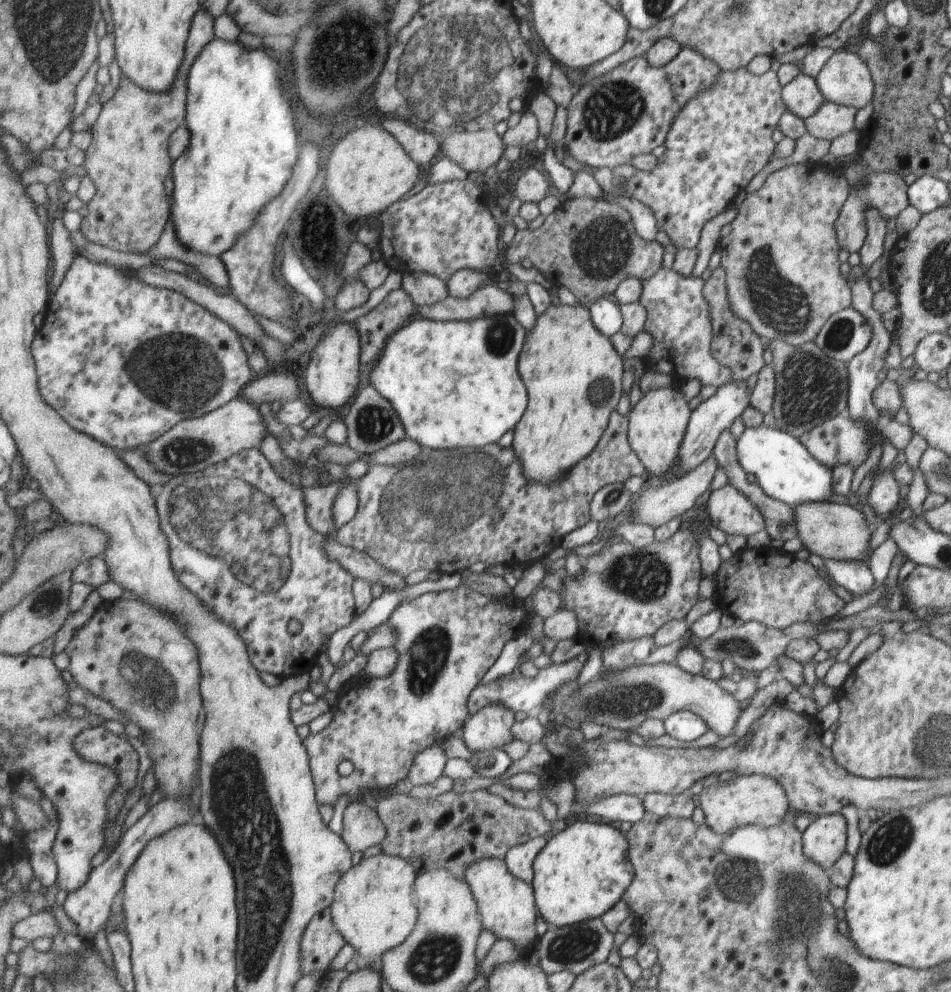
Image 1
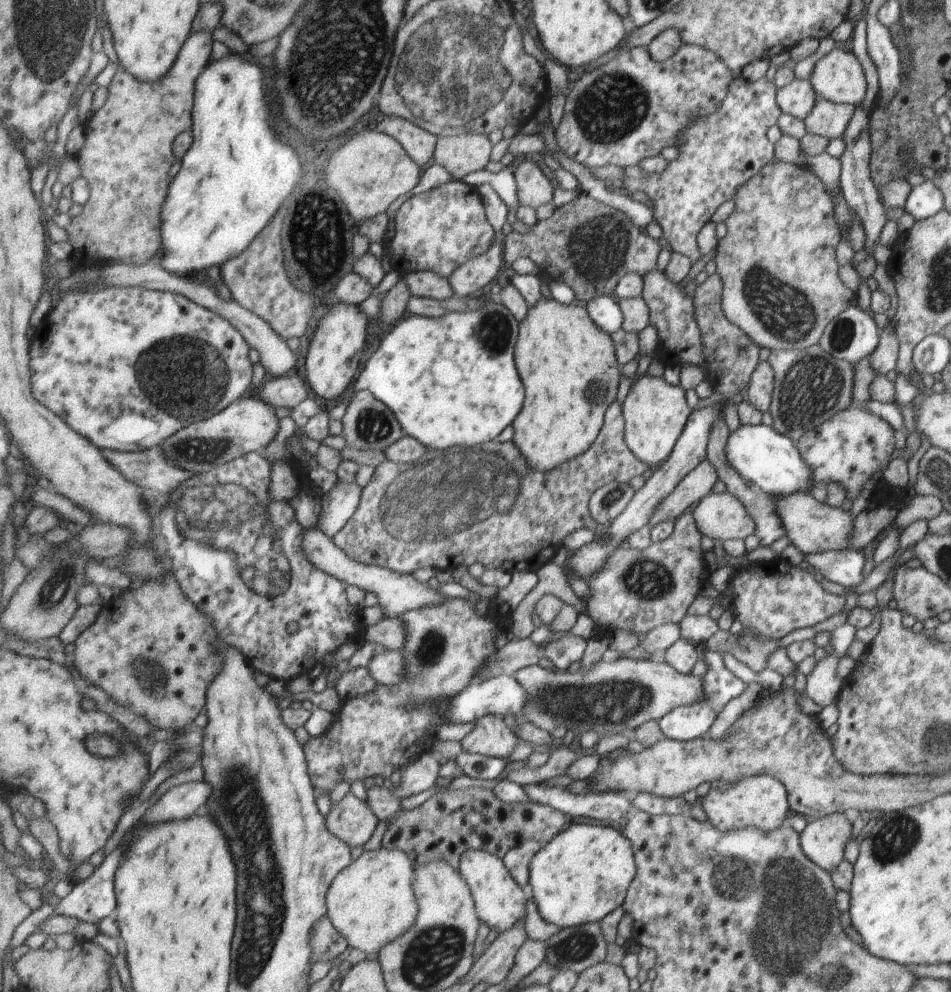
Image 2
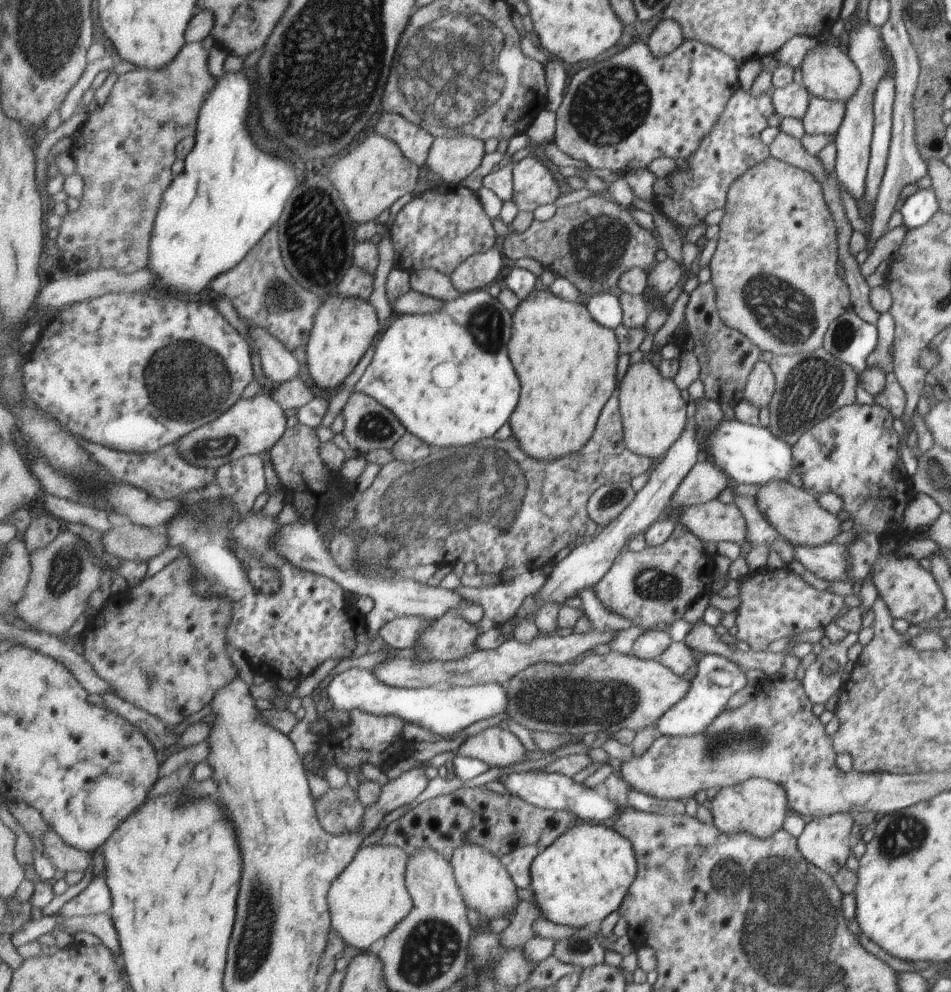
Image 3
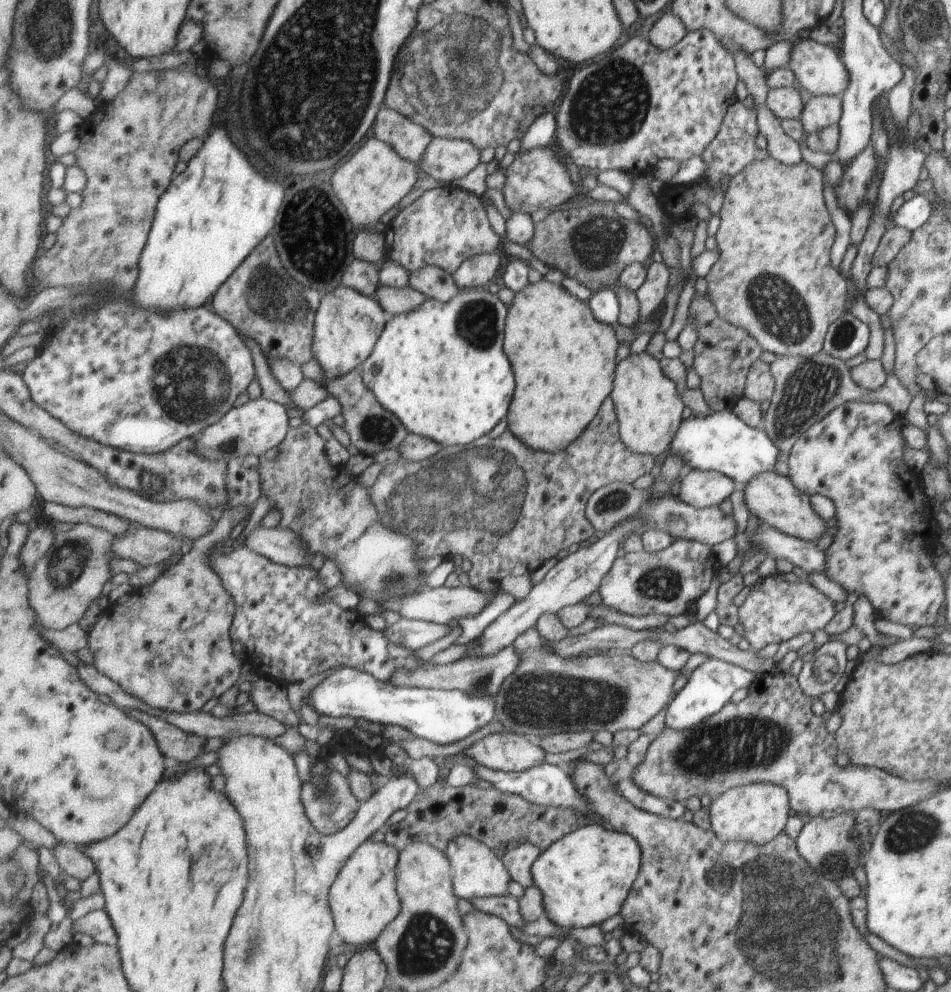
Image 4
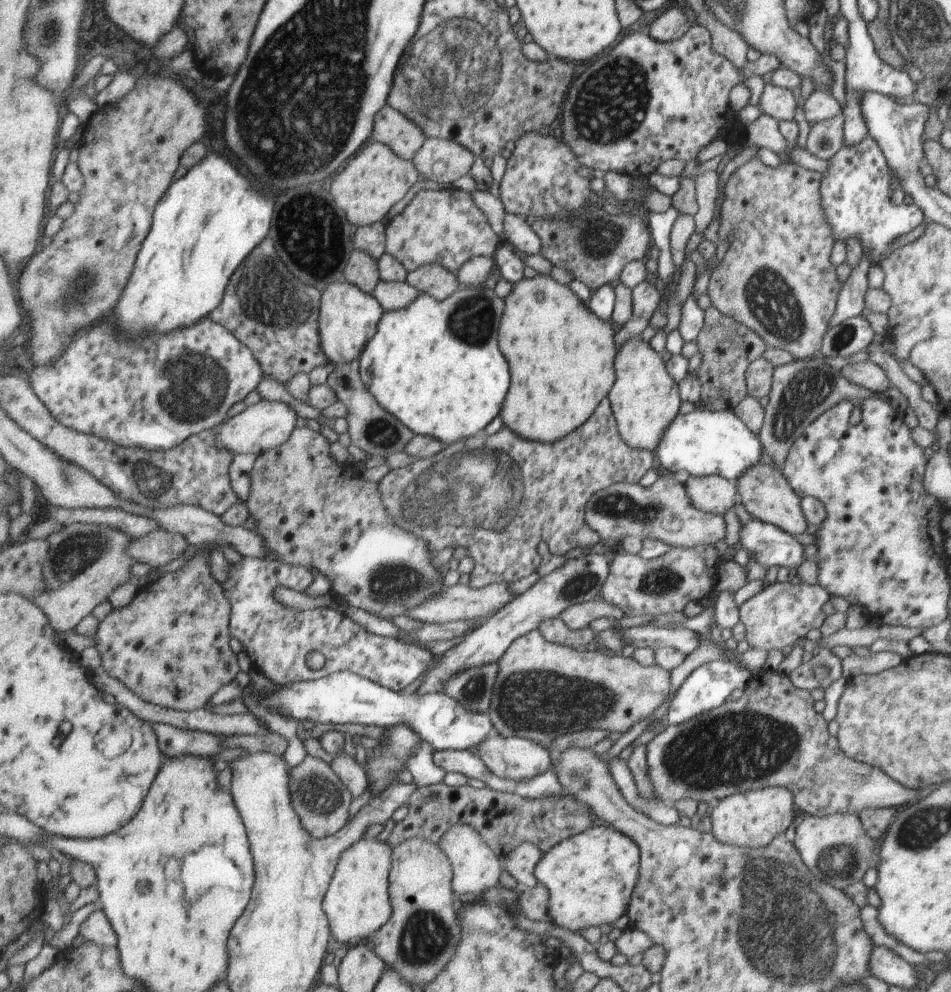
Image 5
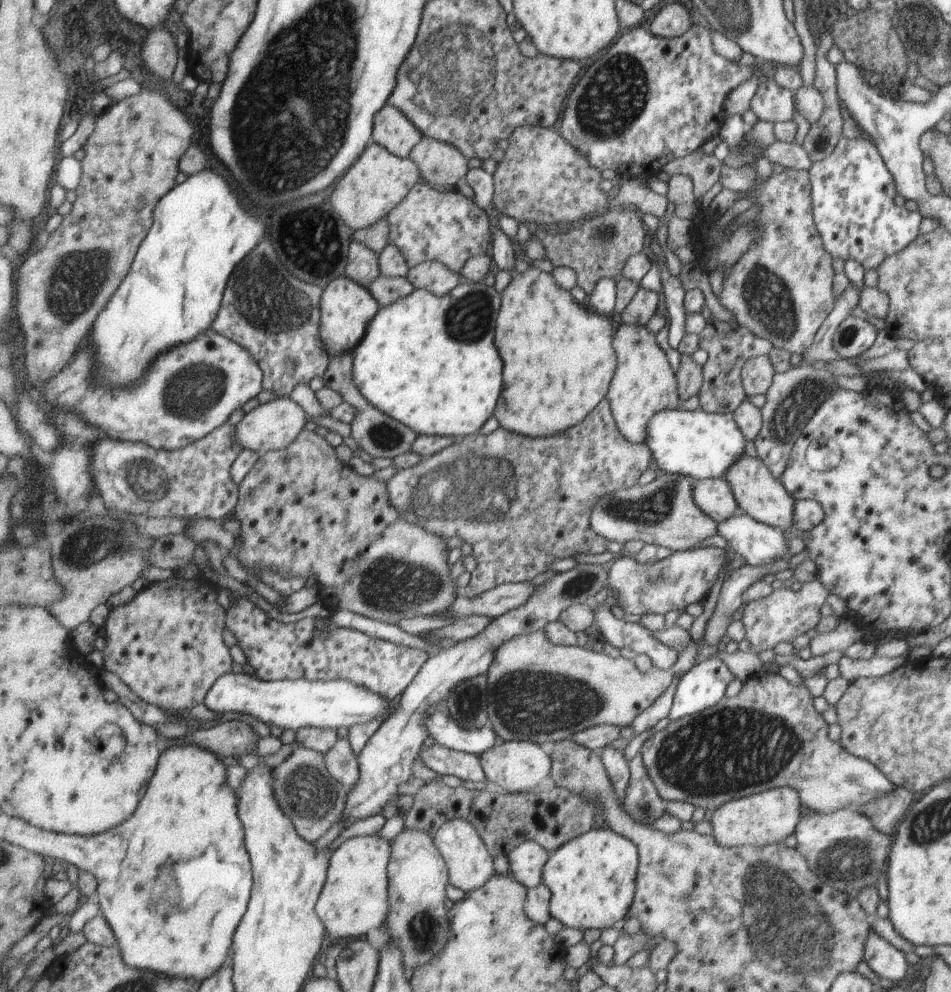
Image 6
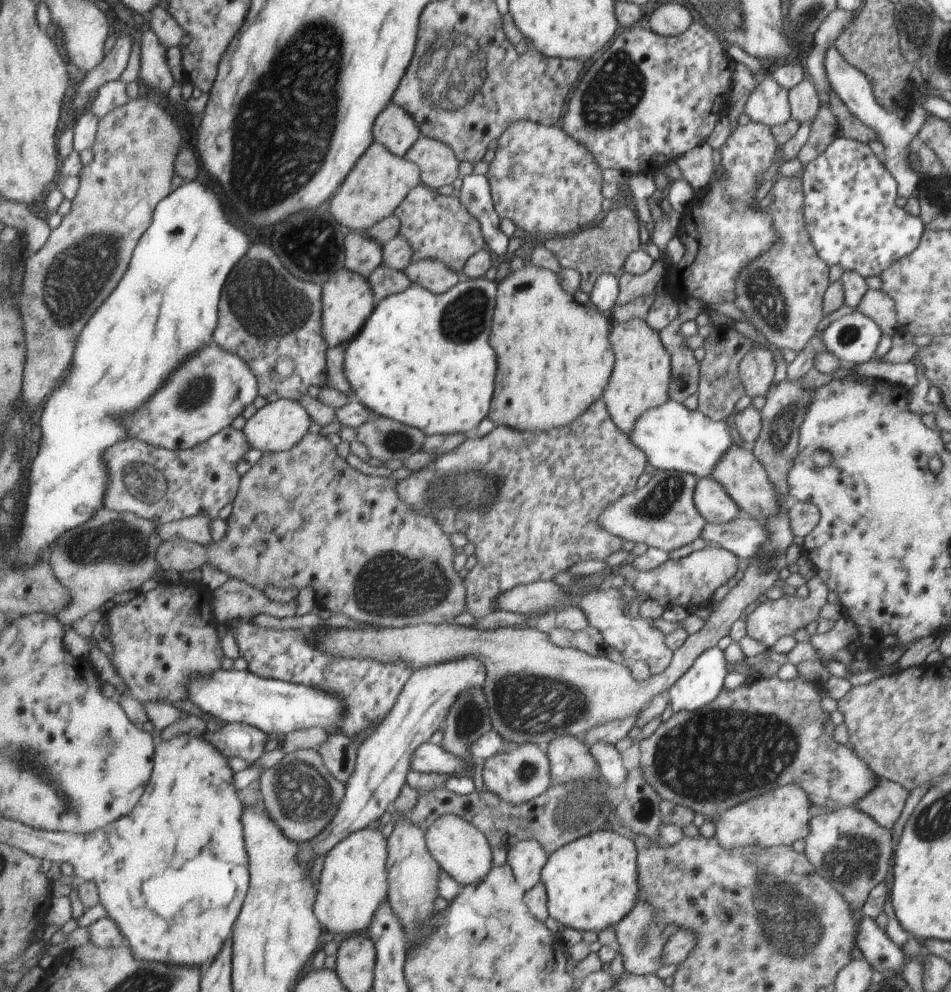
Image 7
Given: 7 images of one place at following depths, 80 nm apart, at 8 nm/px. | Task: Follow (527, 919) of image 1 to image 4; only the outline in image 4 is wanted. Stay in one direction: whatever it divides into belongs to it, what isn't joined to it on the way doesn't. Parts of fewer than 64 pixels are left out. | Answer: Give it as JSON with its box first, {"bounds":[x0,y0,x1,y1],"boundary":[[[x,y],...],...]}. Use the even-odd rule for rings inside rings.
{"bounds":[445,835,512,900],"boundary":[[[457,835],[450,840],[445,853],[450,857],[453,865],[454,889],[458,898],[469,900],[470,898],[481,898],[481,896],[507,894],[512,876],[502,857],[488,844],[471,835]]]}

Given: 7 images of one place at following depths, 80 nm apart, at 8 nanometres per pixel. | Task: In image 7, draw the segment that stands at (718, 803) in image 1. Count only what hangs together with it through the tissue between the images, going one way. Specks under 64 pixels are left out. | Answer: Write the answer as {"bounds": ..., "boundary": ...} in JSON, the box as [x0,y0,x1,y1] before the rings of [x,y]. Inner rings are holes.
{"bounds":[713,784,810,848],"boundary":[[[795,784],[775,788],[763,796],[757,796],[728,808],[713,819],[715,832],[713,838],[723,848],[743,847],[769,848],[790,846],[797,840],[803,840],[810,831],[809,798],[807,792]]]}

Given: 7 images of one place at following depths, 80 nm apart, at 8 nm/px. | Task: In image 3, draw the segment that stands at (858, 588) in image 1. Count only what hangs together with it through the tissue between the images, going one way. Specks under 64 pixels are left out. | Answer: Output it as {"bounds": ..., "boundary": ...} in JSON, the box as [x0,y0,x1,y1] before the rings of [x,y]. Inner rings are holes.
{"bounds":[793,543,848,580],"boundary":[[[825,543],[819,546],[793,545],[793,558],[821,580],[848,580],[846,562],[848,555],[844,546]]]}

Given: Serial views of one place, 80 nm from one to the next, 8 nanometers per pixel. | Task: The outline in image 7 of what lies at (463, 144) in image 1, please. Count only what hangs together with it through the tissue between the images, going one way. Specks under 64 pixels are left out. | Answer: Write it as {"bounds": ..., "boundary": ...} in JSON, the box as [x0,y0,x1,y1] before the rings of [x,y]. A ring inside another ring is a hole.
{"bounds":[405,135,460,189],"boundary":[[[422,135],[405,157],[420,166],[423,184],[436,189],[453,184],[459,176],[460,160],[454,152],[448,143]]]}

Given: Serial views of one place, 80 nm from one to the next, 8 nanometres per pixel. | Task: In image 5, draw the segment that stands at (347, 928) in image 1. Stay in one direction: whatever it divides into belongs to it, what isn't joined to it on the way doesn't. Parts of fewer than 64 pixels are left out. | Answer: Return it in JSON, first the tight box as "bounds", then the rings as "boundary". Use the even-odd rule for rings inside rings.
{"bounds":[323,837,394,947],"boundary":[[[375,837],[362,838],[343,851],[323,906],[329,917],[332,936],[339,943],[348,947],[358,945],[373,932],[377,933],[393,916],[394,906],[390,893],[393,856],[393,846]]]}

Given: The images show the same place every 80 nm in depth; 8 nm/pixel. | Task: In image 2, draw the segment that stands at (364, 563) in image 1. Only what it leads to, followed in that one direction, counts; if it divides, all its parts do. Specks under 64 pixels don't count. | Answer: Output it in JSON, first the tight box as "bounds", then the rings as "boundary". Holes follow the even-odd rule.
{"bounds":[302,528,448,618],"boundary":[[[320,528],[305,529],[302,542],[304,543],[302,550],[309,556],[311,564],[317,564],[319,570],[323,570],[323,572],[327,572],[335,578],[341,578],[343,582],[347,582],[350,586],[357,586],[367,593],[375,594],[378,602],[381,602],[381,606],[385,608],[385,616],[388,618],[399,617],[405,612],[419,610],[419,608],[431,606],[431,604],[441,606],[445,600],[448,600],[439,590],[433,590],[433,588],[429,588],[429,584],[419,582],[415,576],[411,576],[411,573],[401,573],[395,569],[376,566],[375,564],[363,564],[363,562],[353,560],[347,552],[343,551],[343,548],[339,548],[333,542],[331,536],[327,536]]]}

